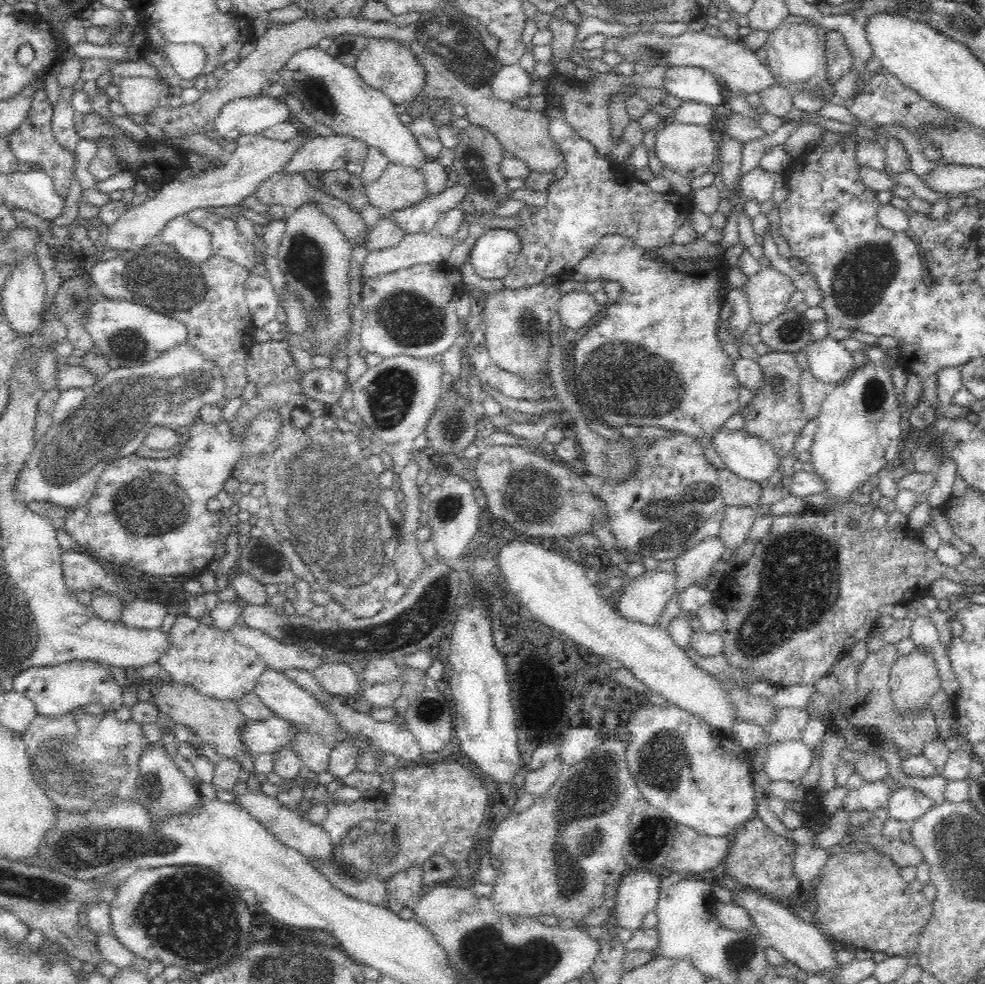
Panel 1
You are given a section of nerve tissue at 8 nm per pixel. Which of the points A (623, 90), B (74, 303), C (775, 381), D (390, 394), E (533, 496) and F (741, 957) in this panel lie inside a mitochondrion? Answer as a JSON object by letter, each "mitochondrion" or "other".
{"A":"other","B":"mitochondrion","C":"mitochondrion","D":"mitochondrion","E":"mitochondrion","F":"mitochondrion"}

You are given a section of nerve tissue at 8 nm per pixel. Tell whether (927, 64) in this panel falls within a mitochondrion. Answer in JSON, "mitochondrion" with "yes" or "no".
{"mitochondrion":"no"}

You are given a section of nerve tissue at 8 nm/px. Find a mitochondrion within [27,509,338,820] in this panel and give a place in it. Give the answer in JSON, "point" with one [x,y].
{"point":[79,781]}

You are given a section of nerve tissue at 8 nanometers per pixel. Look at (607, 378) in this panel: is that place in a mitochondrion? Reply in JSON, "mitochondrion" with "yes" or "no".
{"mitochondrion":"yes"}

